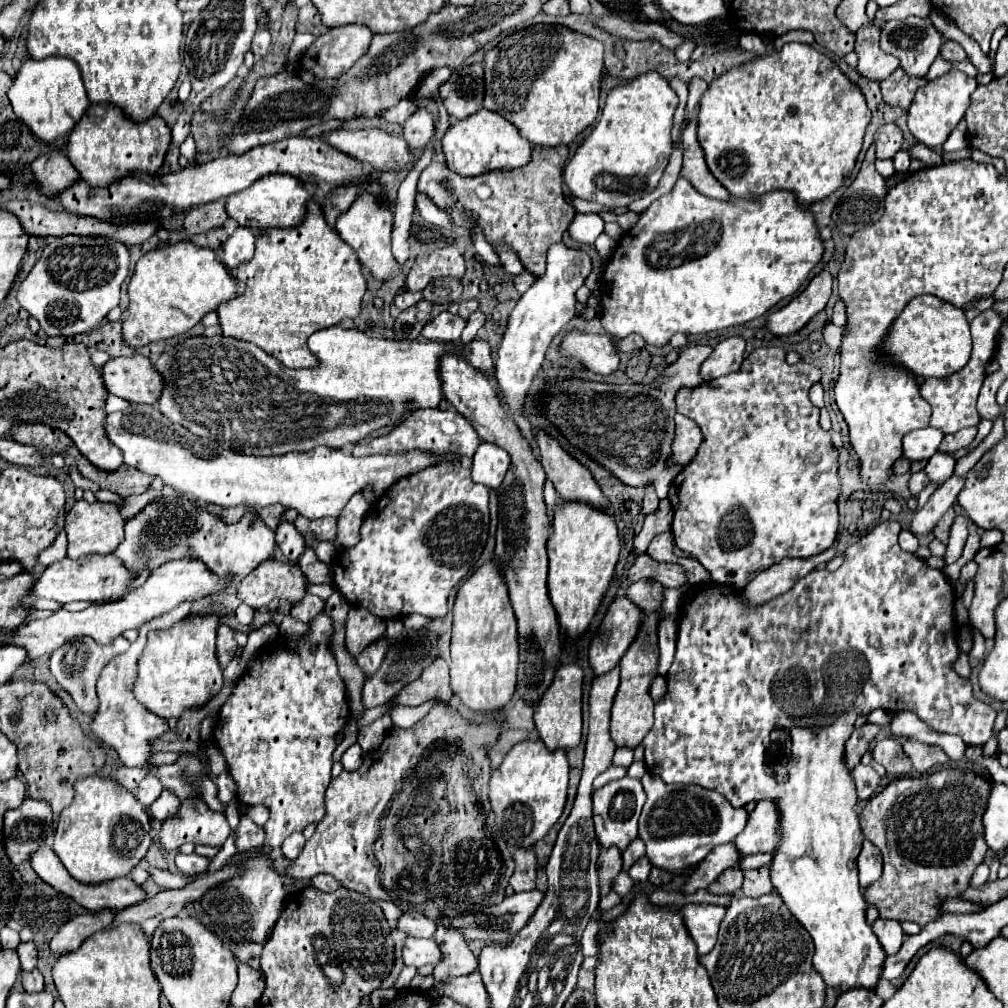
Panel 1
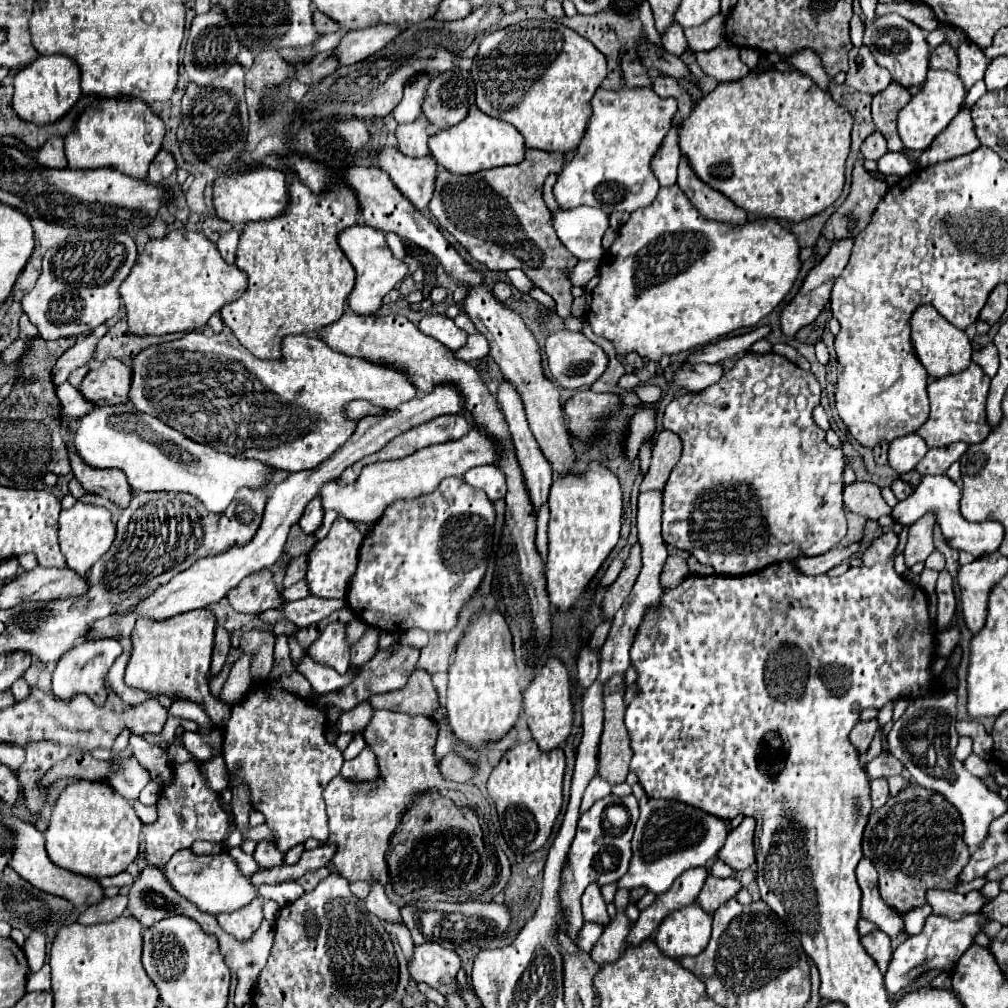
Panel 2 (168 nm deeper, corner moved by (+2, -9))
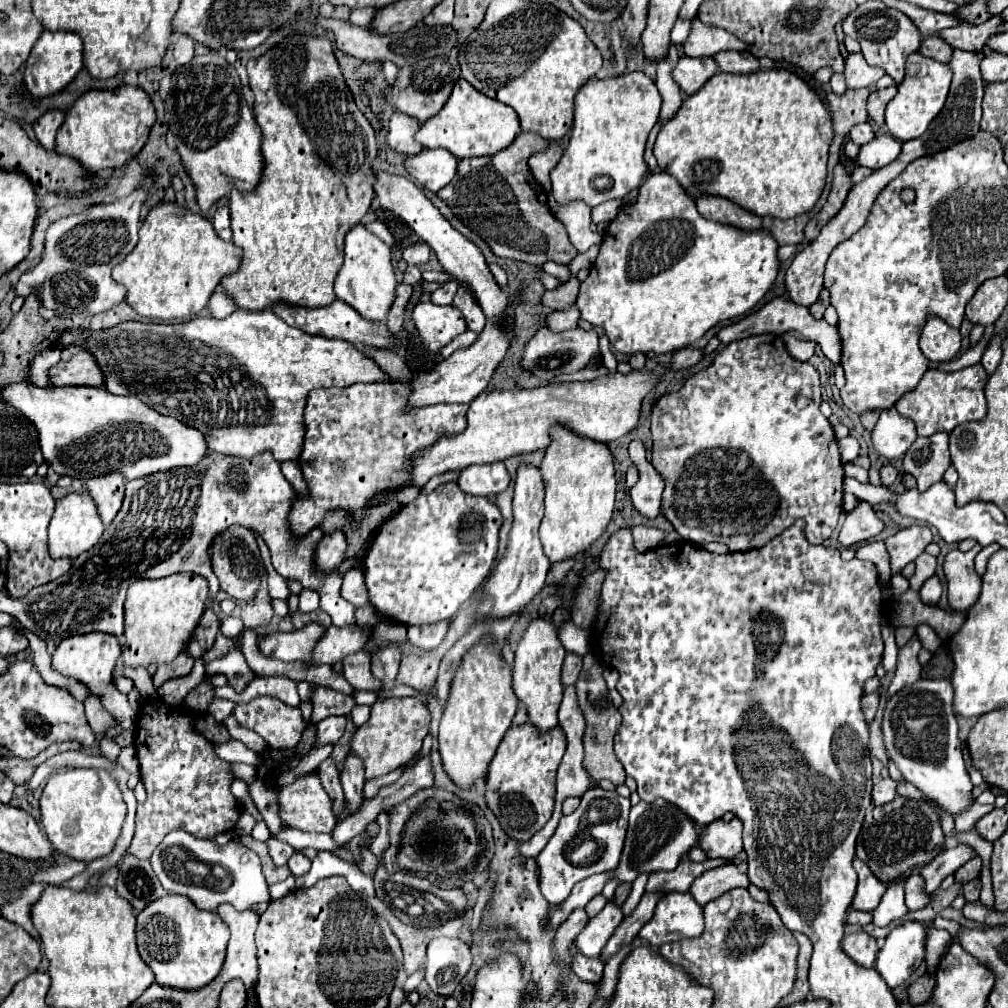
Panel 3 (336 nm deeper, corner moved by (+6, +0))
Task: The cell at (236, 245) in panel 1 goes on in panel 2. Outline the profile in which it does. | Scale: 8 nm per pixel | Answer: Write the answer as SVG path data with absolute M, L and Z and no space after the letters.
M231 230L231 232L223 234L223 236L219 238L219 242L217 242L217 248L219 248L219 252L221 252L223 260L225 260L225 262L229 262L229 264L233 264L233 262L235 262L237 246L239 246L239 234L237 234L235 230Z

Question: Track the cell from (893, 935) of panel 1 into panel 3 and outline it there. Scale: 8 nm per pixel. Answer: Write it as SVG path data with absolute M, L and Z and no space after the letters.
M849 931L849 933L845 933L845 937L841 941L841 949L857 965L873 967L873 961L877 959L879 941L865 931Z

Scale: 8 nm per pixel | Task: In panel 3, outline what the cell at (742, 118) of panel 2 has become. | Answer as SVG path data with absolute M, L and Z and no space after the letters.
M769 69L753 75L717 73L695 95L689 95L675 117L663 123L653 155L661 171L679 181L693 197L717 195L729 199L759 217L791 219L815 207L827 177L829 143L833 123L823 101L809 85L785 69Z

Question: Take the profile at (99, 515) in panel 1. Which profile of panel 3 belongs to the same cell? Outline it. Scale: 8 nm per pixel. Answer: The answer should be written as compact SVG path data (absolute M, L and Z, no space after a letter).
M69 493L61 499L57 499L55 505L55 513L53 519L49 523L49 555L53 559L59 557L79 557L81 553L85 553L87 549L93 549L97 545L97 541L101 539L103 533L103 525L101 525L101 517L93 505L93 499L89 493Z

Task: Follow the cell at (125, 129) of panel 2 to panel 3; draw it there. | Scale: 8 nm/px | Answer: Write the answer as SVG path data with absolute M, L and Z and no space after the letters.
M119 85L111 91L93 89L65 113L65 121L57 131L55 151L75 159L85 171L95 173L107 167L121 167L137 157L155 123L155 109L149 95L141 87Z

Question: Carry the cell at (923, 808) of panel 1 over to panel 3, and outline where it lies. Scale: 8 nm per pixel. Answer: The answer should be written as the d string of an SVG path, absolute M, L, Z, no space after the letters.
M897 795L889 805L875 807L865 815L861 833L857 837L857 857L883 881L889 883L909 867L919 869L933 861L945 845L945 835L939 825L939 813L923 803Z

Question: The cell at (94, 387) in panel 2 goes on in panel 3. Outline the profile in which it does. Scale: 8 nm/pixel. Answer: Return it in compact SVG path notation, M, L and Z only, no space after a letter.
M79 351L69 361L59 361L49 369L49 381L53 385L91 385L103 387L101 369L93 361L91 353Z

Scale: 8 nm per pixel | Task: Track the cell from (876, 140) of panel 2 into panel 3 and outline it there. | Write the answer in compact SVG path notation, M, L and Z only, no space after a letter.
M859 123L859 125L855 125L855 127L849 131L849 139L851 139L853 143L857 143L857 145L869 143L873 137L875 137L875 133L873 133L873 129L871 129L869 123Z

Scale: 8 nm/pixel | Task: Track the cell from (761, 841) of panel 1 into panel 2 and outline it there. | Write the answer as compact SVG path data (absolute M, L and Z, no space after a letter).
M745 818L737 828L729 832L729 838L725 846L719 850L719 860L723 860L727 866L735 870L749 868L755 864L755 846L753 846L753 832L755 832L755 820Z

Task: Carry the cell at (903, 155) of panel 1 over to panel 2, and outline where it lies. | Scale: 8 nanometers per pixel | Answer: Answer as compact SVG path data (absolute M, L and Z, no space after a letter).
M887 152L885 158L877 160L877 166L879 166L879 172L883 176L889 176L889 174L895 174L895 176L907 176L915 170L915 166L911 164L911 160L903 154L895 154L895 152Z

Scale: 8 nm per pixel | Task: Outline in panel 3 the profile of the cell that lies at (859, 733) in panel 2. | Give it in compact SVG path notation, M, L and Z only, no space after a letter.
M867 693L867 695L863 695L861 707L863 707L863 713L865 713L865 721L871 723L873 717L875 717L875 713L877 713L877 707L879 707L879 693Z

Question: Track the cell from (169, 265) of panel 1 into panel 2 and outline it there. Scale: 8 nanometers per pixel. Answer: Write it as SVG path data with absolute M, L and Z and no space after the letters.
M171 232L161 240L149 240L139 254L119 294L125 302L129 332L135 336L165 336L193 332L207 324L225 304L235 302L247 290L245 272L227 264L217 246L201 232Z

